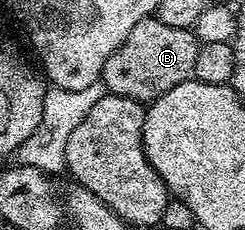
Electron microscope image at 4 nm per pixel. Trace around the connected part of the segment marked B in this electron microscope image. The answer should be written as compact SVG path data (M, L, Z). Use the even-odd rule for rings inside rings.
M156 17L144 19L127 33L127 41L107 57L100 82L104 83L108 94L148 105L167 93L167 89L175 89L175 85L193 78L198 46L199 40L192 30L174 29L172 25L163 25Z

